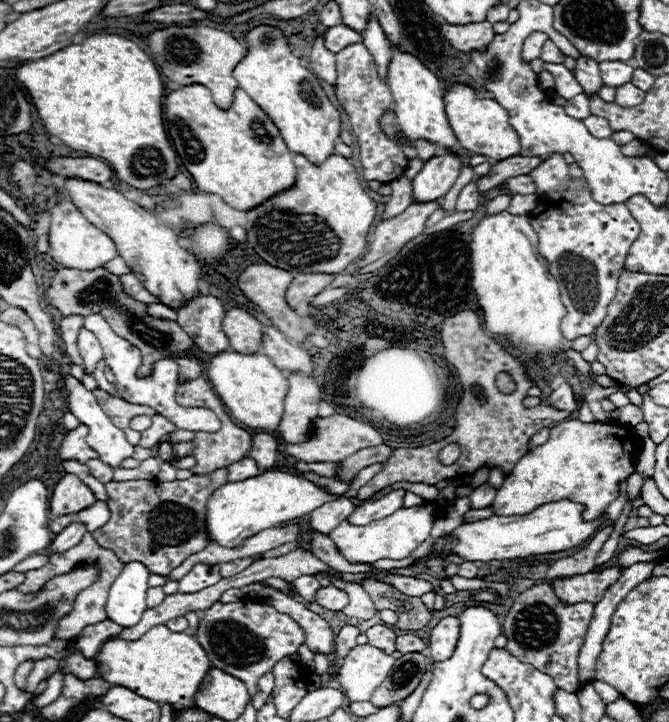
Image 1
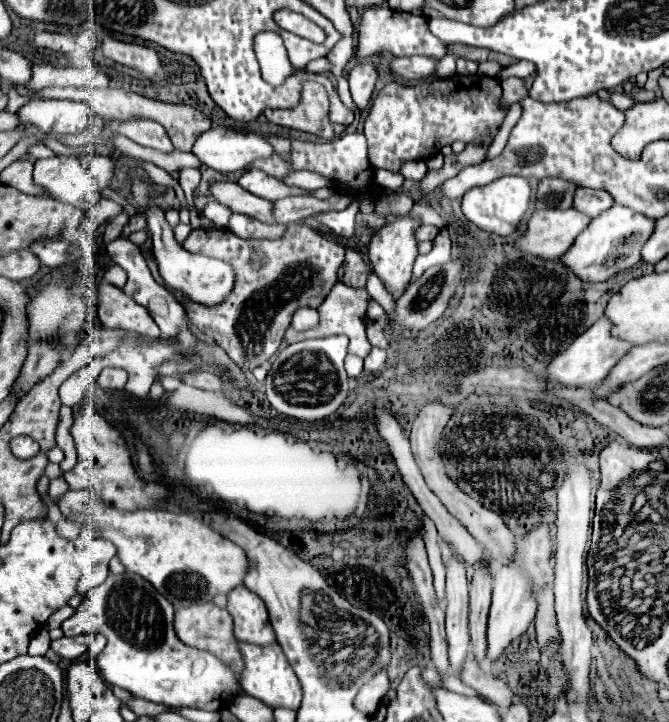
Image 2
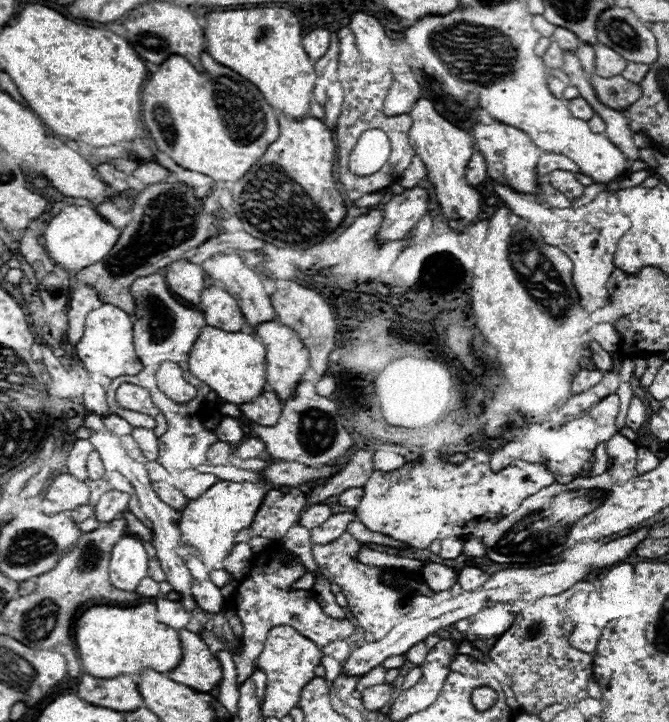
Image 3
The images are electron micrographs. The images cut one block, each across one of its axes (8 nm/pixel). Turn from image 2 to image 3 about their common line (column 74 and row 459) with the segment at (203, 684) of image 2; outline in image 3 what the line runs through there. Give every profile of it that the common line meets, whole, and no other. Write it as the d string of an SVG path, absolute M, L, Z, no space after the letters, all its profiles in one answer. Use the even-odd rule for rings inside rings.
M614 434L608 442L606 442L606 452L608 458L612 458L612 466L608 466L606 472L612 474L612 478L616 478L618 482L626 482L632 476L636 476L636 444L632 440L628 440L622 434Z

